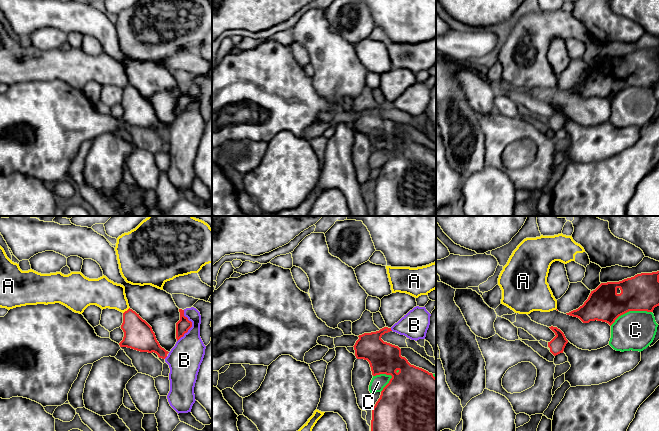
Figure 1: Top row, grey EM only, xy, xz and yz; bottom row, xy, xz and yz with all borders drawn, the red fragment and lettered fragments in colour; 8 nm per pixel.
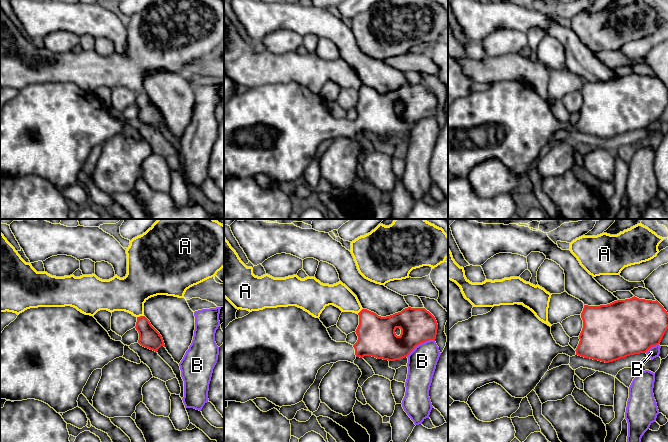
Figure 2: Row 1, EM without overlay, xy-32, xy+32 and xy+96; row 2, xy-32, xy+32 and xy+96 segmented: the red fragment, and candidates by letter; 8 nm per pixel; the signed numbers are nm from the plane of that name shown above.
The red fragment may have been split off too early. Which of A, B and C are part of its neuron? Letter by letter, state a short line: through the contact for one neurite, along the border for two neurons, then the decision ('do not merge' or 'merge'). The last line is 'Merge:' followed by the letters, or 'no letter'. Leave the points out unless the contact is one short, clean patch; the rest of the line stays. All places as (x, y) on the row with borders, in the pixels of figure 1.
A: do not merge
B: do not merge
C: do not merge
Merge: no letter

